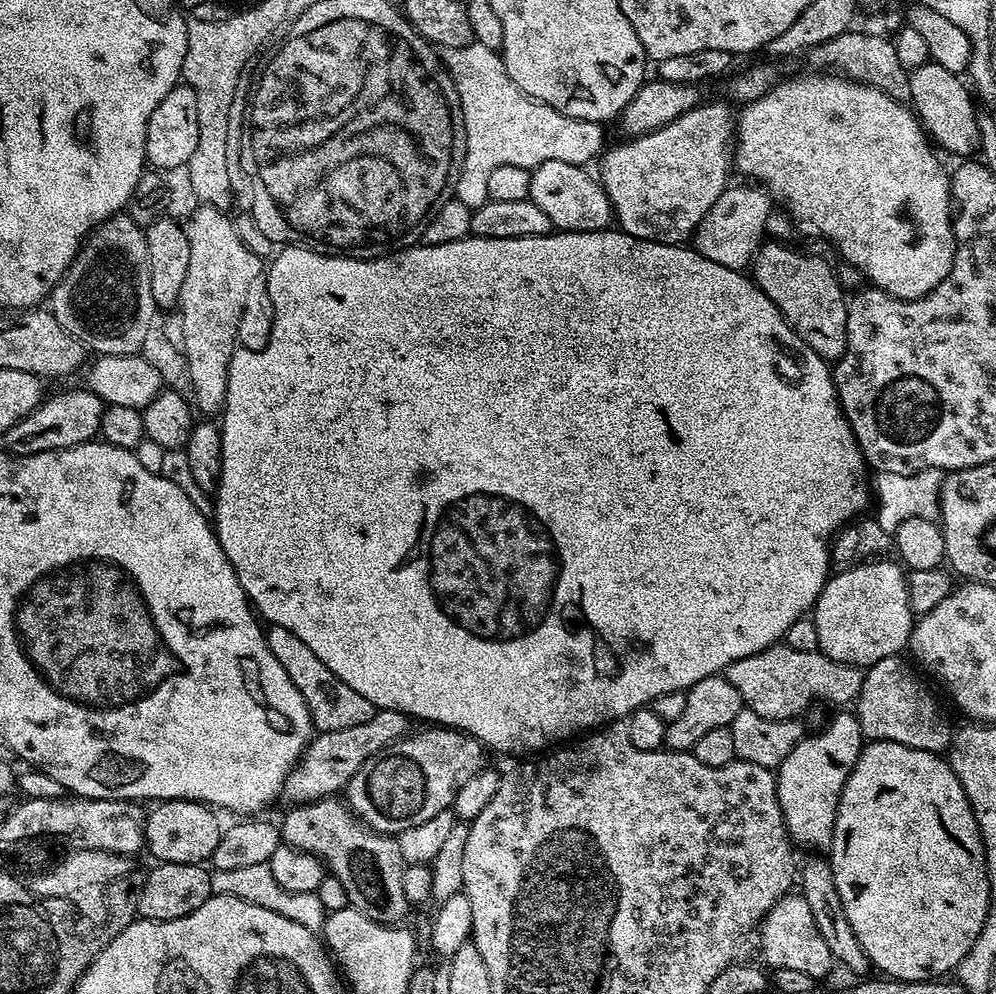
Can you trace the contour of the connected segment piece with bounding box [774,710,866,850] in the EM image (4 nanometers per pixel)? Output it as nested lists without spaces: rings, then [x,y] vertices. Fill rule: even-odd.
[[[848,710],[837,712],[840,713],[821,732],[800,739],[774,772],[776,798],[790,840],[796,846],[816,848],[812,850],[831,849],[836,811],[848,769],[854,766],[866,743],[855,715]]]

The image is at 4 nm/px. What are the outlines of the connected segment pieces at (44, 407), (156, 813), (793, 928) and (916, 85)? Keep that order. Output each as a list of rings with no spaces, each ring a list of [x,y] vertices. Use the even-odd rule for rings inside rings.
[[[84,386],[51,396],[41,400],[33,412],[26,414],[26,418],[22,418],[2,434],[3,451],[11,452],[13,456],[29,456],[59,448],[73,448],[97,439],[106,407],[104,401]]]
[[[162,800],[144,818],[144,848],[153,856],[153,861],[166,864],[204,864],[211,861],[214,848],[218,845],[222,823],[209,805],[196,800]]]
[[[789,894],[777,901],[760,921],[759,932],[760,952],[769,969],[799,970],[802,974],[819,978],[834,968],[830,946],[826,946],[818,925],[814,923],[814,914],[810,914],[810,906],[806,906],[803,896],[799,894]]]
[[[931,62],[918,66],[909,71],[910,104],[914,109],[925,133],[937,149],[949,152],[956,158],[968,158],[980,146],[978,122],[980,116],[976,112],[976,104],[968,93],[966,85],[960,81],[961,77],[955,72],[946,70],[946,66],[938,66]]]

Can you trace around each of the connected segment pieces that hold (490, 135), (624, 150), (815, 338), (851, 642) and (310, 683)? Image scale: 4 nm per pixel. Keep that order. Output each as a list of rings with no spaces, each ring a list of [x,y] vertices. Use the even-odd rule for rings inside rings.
[[[473,42],[461,48],[445,48],[442,63],[456,83],[460,113],[464,115],[466,150],[454,193],[462,206],[475,210],[486,203],[486,178],[497,166],[522,166],[529,170],[542,166],[542,162],[588,166],[601,155],[605,147],[603,123],[570,118],[531,100],[510,78],[503,55],[490,50],[490,46]]]
[[[701,102],[658,130],[621,139],[621,144],[614,145],[612,149],[609,147],[599,157],[598,183],[604,188],[604,193],[612,203],[612,214],[619,231],[634,238],[663,244],[683,245],[691,241],[692,233],[696,231],[710,206],[718,202],[718,198],[730,184],[728,168],[730,172],[730,141],[734,136],[734,112],[731,112],[733,109],[727,103],[724,104]]]
[[[765,242],[756,251],[756,257],[750,265],[750,275],[778,306],[782,318],[814,350],[825,362],[835,362],[840,359],[846,346],[846,303],[845,291],[840,289],[836,280],[833,265],[819,260],[816,256],[803,256],[784,244]]]
[[[895,559],[856,562],[845,572],[829,575],[810,613],[819,651],[843,664],[867,666],[903,653],[912,632],[914,613],[908,605],[906,572]]]
[[[271,624],[265,631],[267,645],[274,654],[278,664],[290,674],[302,688],[304,701],[310,710],[313,727],[319,732],[333,732],[344,730],[349,726],[356,726],[352,720],[352,708],[356,708],[356,696],[359,693],[352,686],[342,682],[316,654],[306,642],[302,642],[296,634],[290,633],[285,627]]]

